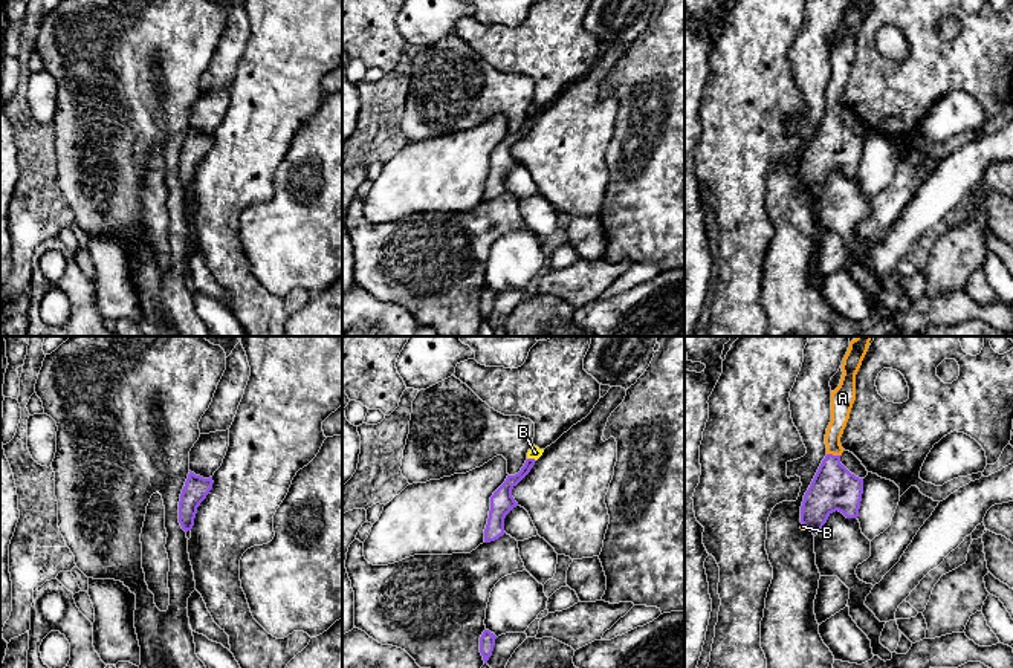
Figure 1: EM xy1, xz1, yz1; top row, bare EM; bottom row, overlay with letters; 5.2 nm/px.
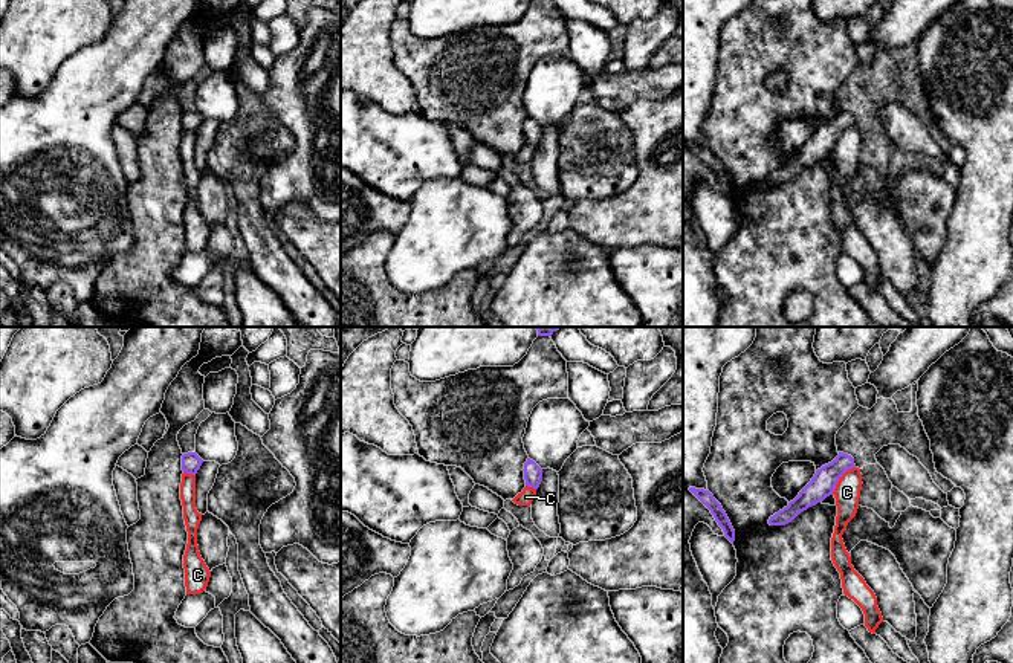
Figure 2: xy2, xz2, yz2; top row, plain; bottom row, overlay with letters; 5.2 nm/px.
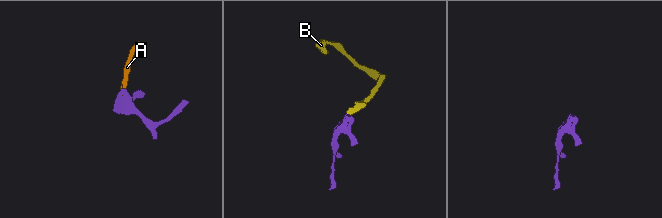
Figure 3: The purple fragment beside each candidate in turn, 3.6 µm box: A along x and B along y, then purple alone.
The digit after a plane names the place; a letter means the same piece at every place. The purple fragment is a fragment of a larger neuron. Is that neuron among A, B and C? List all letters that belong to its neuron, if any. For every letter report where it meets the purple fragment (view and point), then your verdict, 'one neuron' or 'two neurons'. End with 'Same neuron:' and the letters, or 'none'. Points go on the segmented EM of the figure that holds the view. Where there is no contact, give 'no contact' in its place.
A: meets purple in yz1 at (831, 454); one neuron
B: meets purple in xz1 at (532, 459); one neuron
C: meets purple in yz2 at (839, 477); two neurons
Same neuron: A, B

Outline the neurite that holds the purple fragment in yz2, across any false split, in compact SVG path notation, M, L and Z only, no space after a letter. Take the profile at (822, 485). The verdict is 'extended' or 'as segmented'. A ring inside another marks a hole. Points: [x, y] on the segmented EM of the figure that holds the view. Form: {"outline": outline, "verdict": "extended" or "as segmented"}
{"outline": "M848 454L839 455L828 464L816 471L811 481L788 503L787 507L770 516L770 526L785 526L791 522L801 512L824 501L833 495L839 478L850 469L856 467L854 458Z", "verdict": "as segmented"}

